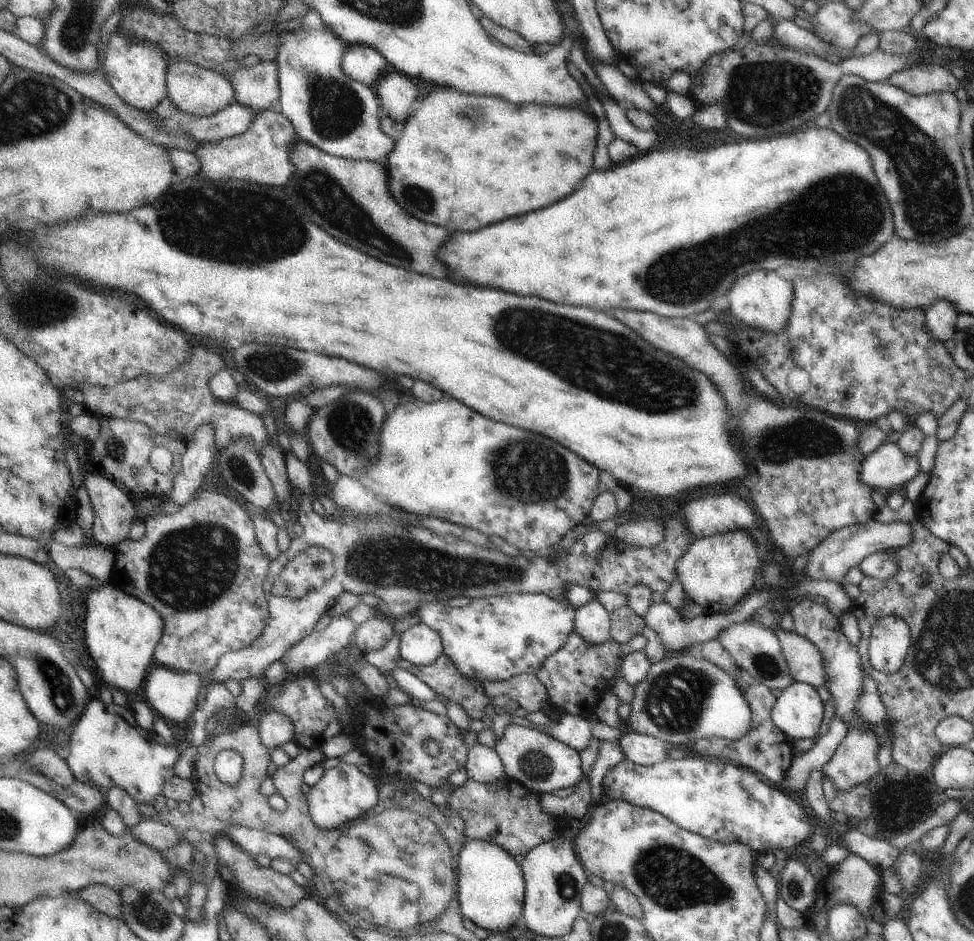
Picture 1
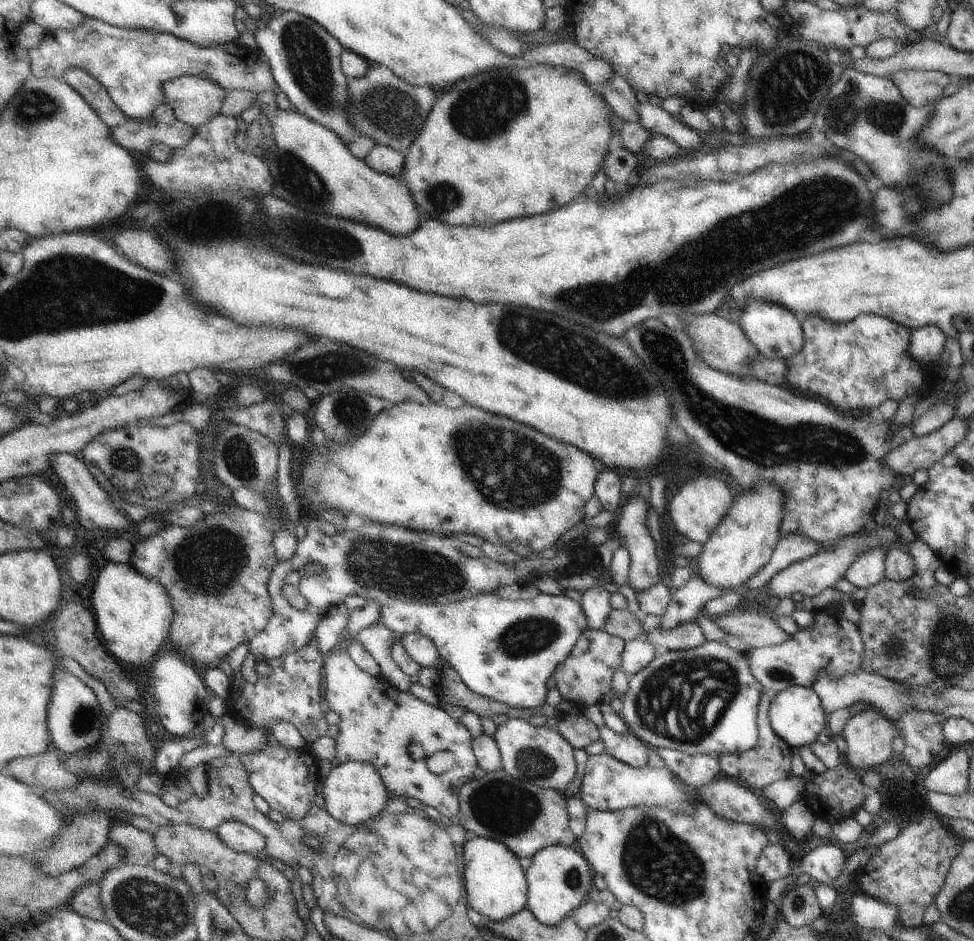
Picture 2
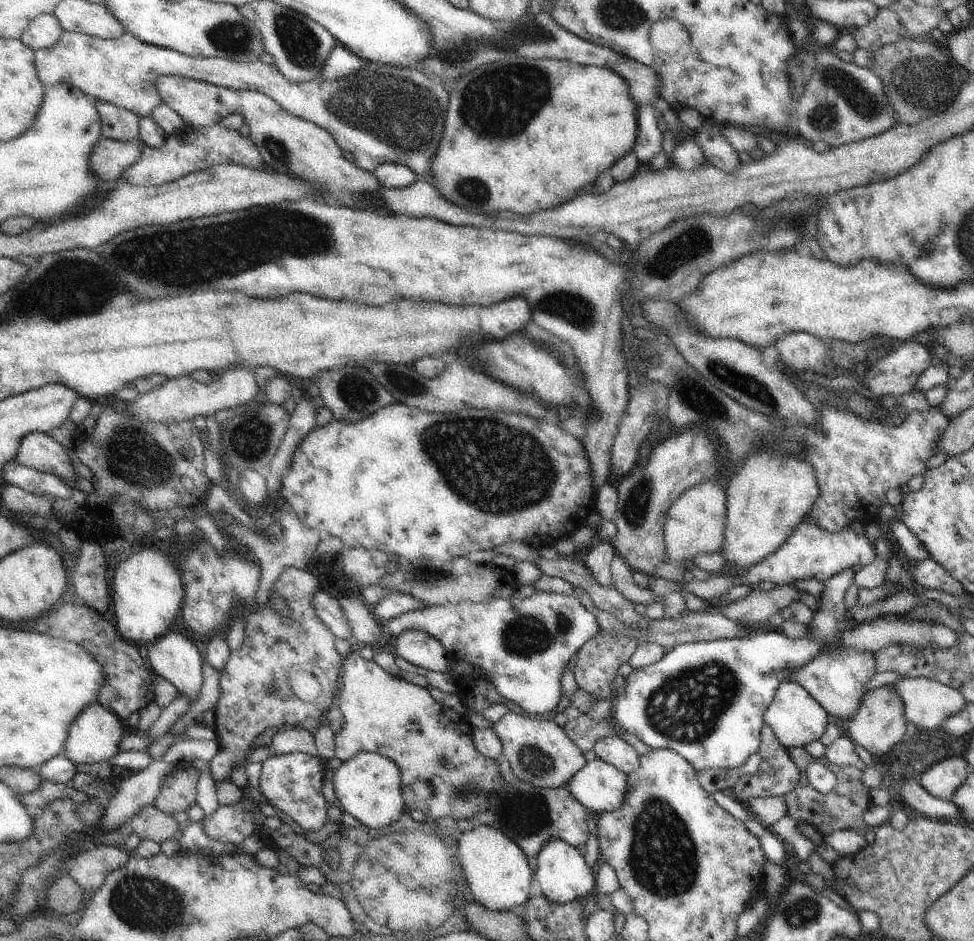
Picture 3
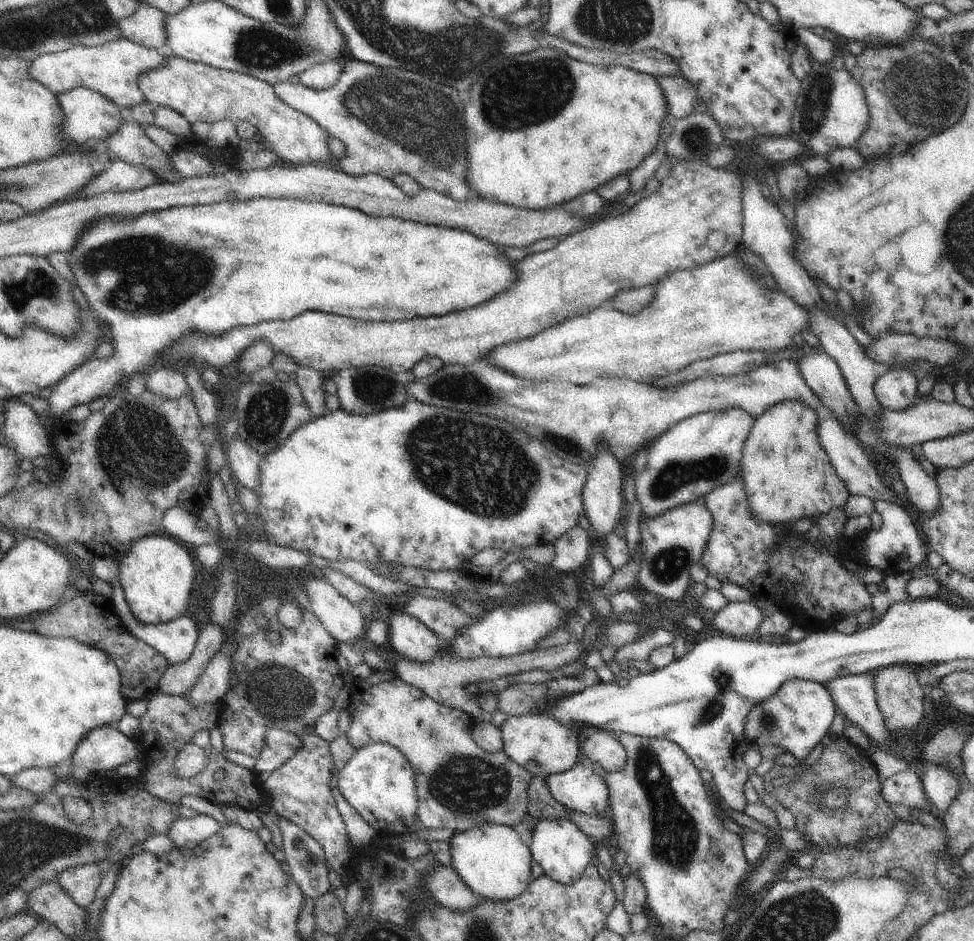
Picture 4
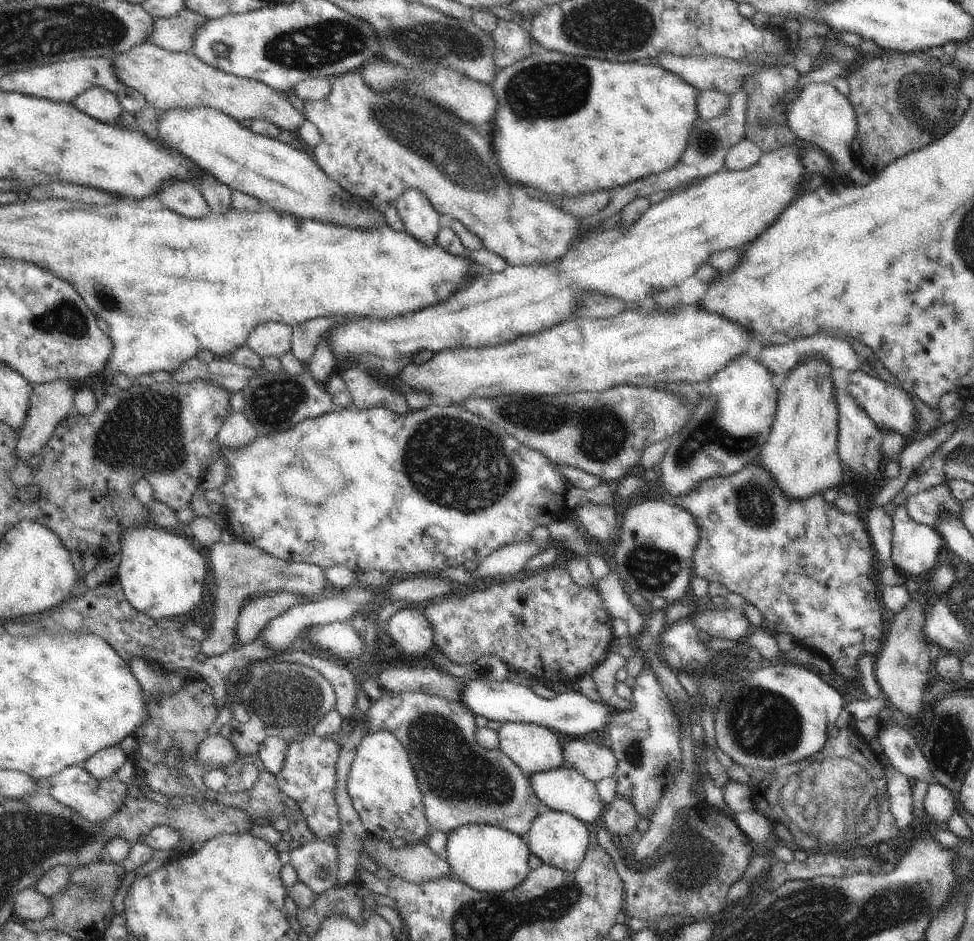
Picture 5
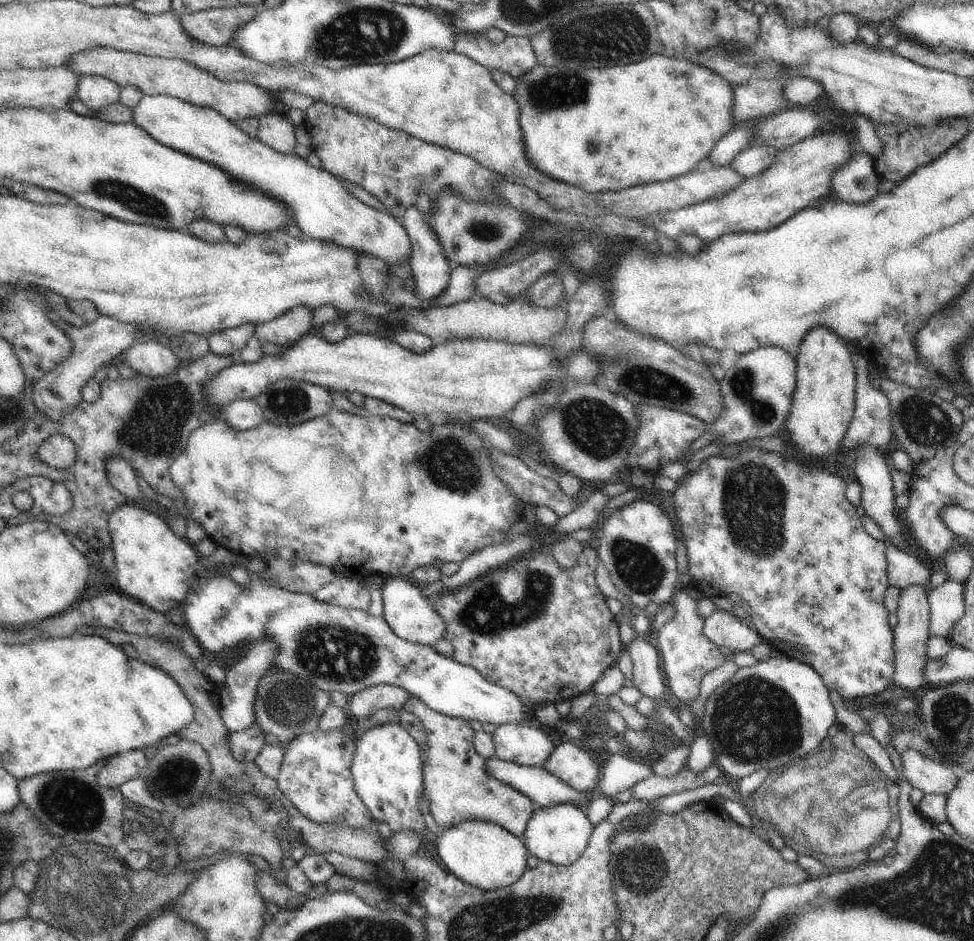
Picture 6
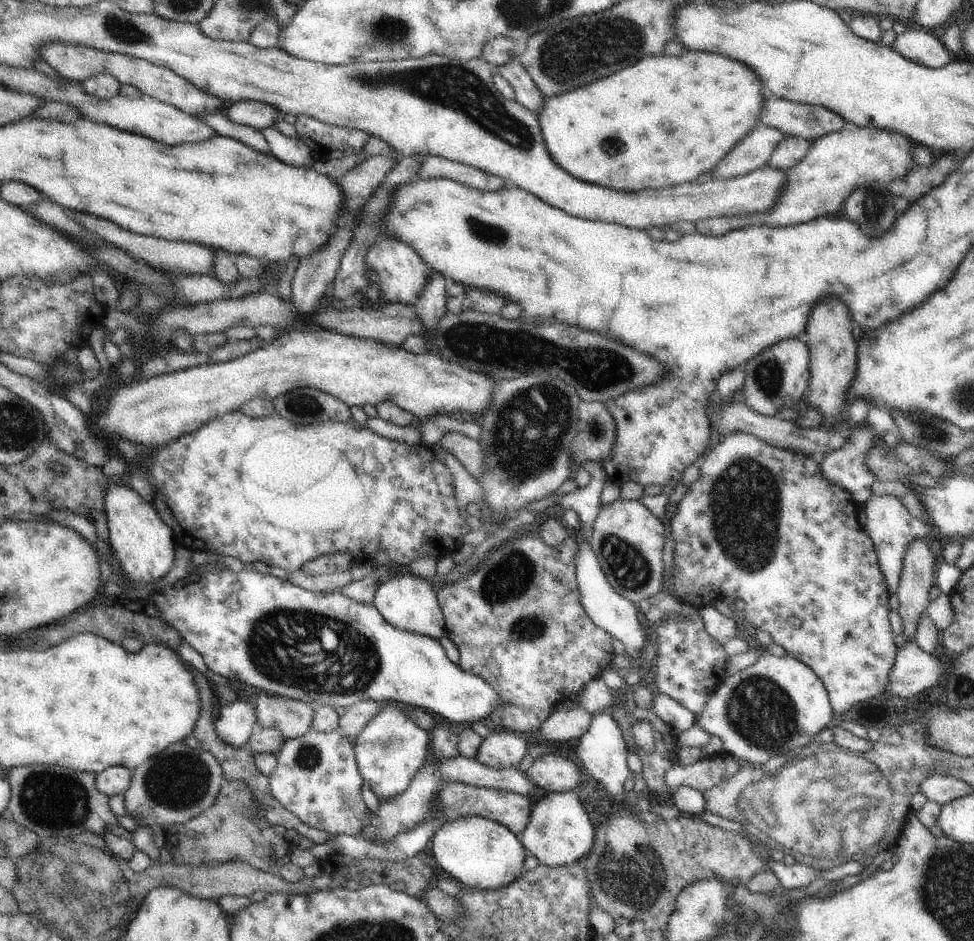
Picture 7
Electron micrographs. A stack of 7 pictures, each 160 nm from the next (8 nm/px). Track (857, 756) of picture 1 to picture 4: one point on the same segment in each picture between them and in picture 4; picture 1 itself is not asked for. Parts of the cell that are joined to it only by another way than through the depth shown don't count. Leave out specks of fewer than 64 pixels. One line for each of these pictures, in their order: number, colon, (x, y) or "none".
2: (869, 734)
3: (880, 723)
4: (900, 698)

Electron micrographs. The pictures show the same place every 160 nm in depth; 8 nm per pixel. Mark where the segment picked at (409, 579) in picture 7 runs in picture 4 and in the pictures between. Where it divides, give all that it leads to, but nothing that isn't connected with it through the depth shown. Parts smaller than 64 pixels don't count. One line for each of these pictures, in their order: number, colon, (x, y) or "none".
4: (410, 638)
5: (410, 630)
6: (411, 616)

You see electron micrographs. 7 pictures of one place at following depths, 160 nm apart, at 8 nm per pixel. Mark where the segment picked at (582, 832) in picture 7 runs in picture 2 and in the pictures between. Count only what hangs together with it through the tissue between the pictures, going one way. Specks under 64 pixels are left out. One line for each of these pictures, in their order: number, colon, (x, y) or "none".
2: (558, 881)
3: (564, 876)
4: (562, 849)
5: (559, 839)
6: (559, 834)

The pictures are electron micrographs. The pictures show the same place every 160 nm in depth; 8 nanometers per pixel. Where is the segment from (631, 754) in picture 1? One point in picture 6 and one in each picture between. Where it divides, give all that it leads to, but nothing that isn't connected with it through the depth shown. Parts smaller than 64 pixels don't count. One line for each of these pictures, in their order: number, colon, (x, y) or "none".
2: (626, 748)
3: (611, 749)
4: (604, 749)
5: (595, 762)
6: (573, 764)

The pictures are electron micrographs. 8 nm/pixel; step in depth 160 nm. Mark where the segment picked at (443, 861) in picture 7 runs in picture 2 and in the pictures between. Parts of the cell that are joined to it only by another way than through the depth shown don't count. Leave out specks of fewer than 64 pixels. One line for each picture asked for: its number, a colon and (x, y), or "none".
2: (495, 882)
3: (497, 871)
4: (491, 859)
5: (489, 858)
6: (483, 854)

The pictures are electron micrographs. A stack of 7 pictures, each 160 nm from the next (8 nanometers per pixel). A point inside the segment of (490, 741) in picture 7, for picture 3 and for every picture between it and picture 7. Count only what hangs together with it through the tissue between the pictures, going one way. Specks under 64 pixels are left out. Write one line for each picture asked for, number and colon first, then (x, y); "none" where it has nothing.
3: (539, 752)
4: (541, 744)
5: (534, 748)
6: (519, 743)

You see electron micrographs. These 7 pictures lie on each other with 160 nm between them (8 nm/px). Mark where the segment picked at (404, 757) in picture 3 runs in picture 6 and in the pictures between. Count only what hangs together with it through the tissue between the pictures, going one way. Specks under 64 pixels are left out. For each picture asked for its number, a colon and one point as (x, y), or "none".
4: (460, 785)
5: (462, 783)
6: (455, 783)

